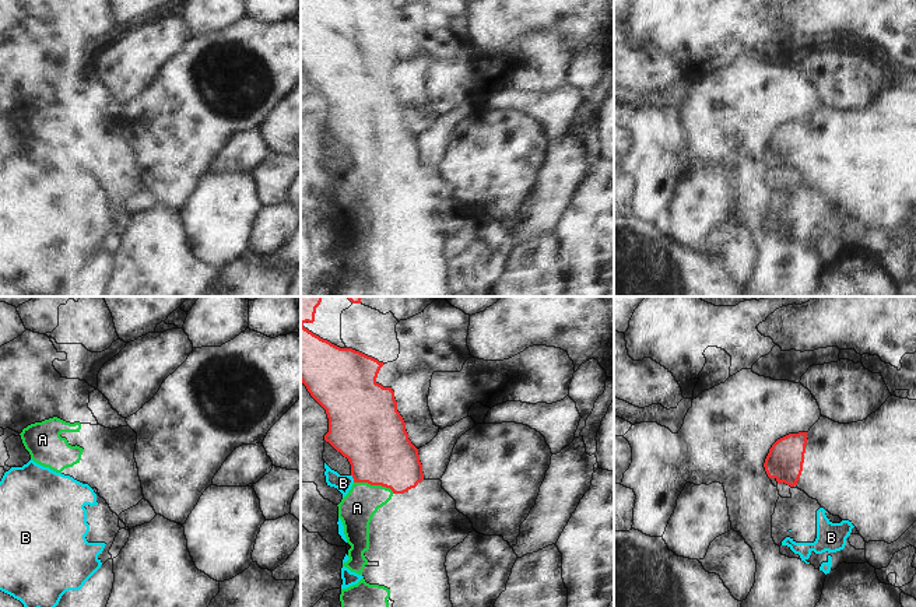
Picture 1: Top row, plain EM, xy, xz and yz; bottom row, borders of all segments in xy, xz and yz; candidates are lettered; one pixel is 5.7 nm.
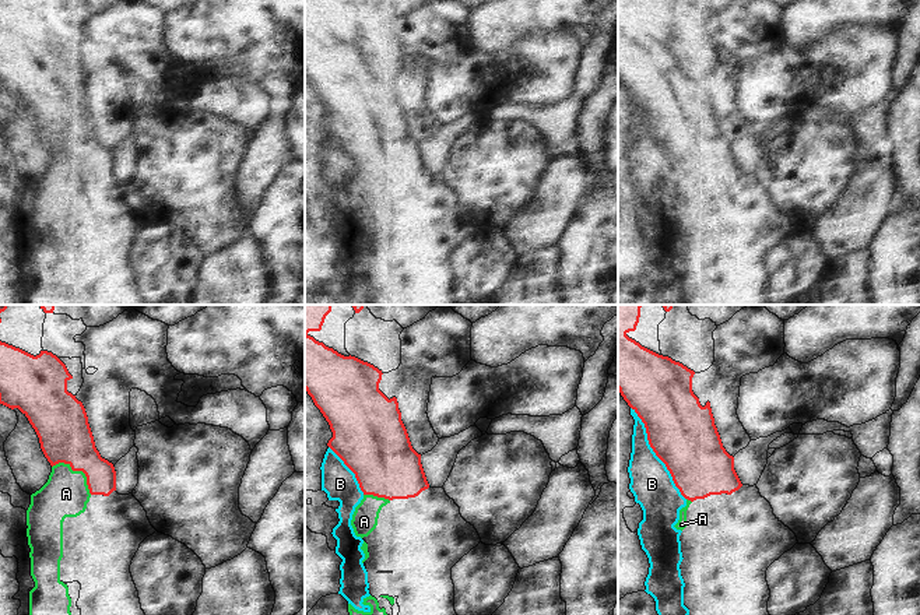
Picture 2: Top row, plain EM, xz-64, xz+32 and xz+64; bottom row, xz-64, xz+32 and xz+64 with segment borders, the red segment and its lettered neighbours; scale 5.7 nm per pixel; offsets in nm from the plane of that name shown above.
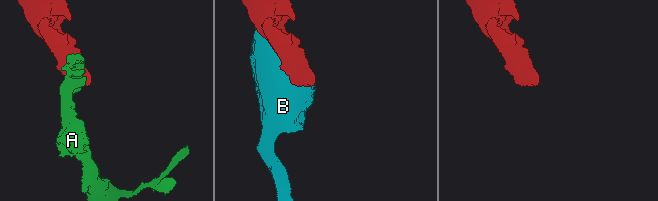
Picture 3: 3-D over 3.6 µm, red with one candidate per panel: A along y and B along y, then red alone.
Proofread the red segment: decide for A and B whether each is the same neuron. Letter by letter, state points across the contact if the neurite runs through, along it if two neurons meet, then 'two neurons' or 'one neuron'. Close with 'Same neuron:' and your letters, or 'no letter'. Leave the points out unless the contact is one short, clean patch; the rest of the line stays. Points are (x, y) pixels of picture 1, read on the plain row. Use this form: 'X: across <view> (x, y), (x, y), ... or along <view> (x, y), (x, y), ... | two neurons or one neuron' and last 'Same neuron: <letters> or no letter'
A: two neurons
B: two neurons
Same neuron: no letter

